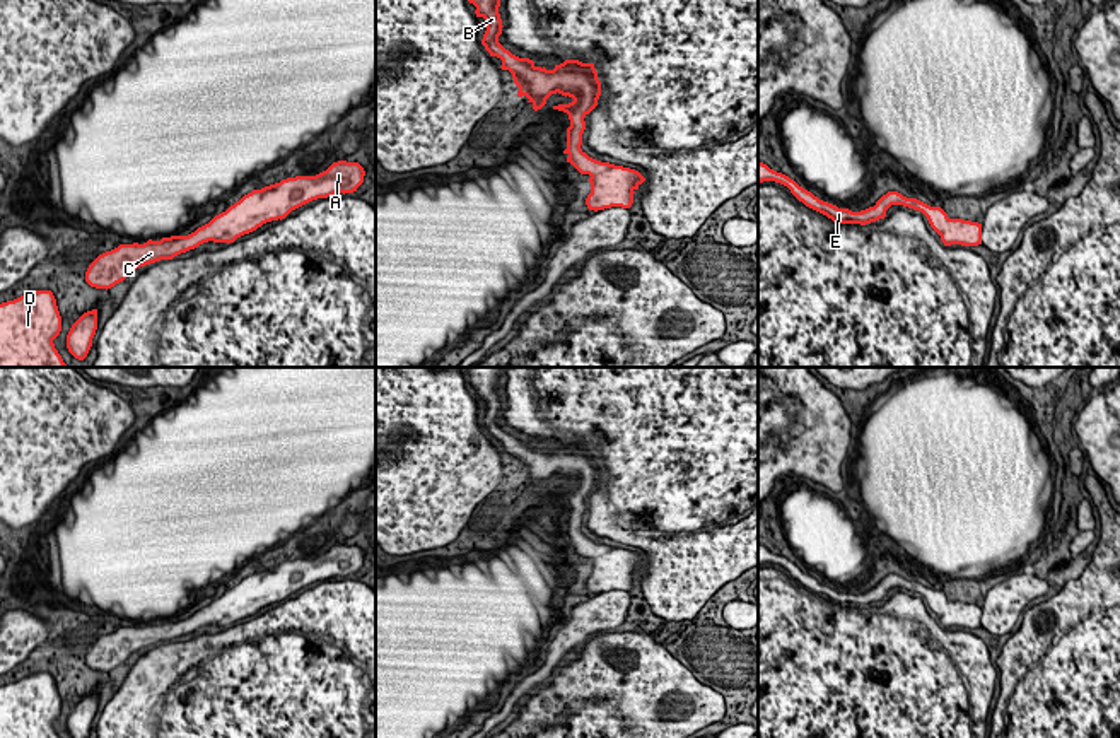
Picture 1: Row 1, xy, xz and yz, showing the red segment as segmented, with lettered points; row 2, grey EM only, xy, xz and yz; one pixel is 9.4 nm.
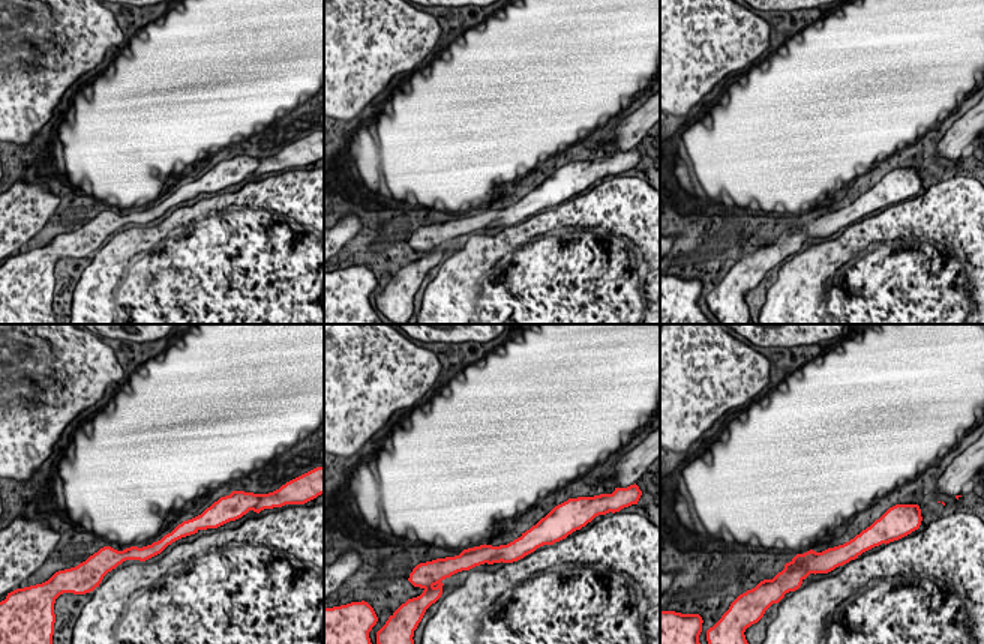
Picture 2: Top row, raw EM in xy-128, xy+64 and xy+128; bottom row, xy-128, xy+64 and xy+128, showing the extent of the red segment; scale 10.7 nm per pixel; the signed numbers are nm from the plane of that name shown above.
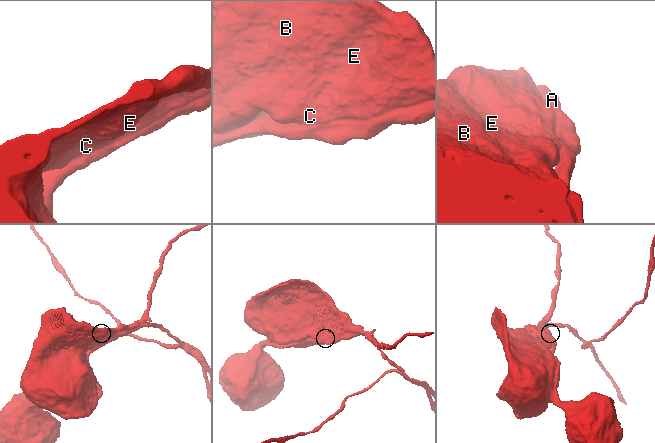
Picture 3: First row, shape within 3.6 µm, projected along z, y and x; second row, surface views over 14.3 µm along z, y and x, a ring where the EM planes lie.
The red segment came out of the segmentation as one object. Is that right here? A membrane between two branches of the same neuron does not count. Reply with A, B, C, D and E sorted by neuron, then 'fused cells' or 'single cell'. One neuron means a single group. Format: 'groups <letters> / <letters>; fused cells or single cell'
groups A / B C D E; fused cells

